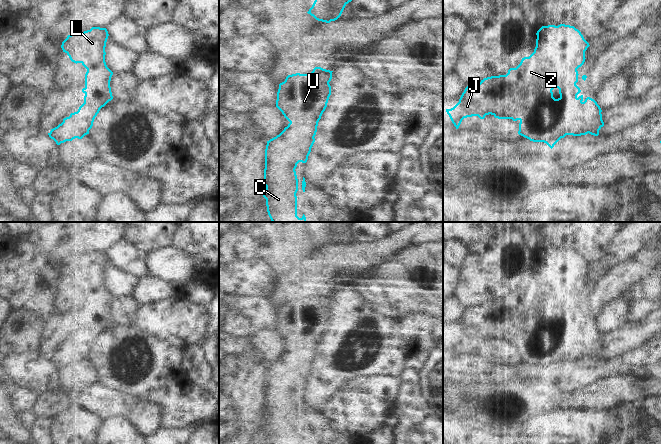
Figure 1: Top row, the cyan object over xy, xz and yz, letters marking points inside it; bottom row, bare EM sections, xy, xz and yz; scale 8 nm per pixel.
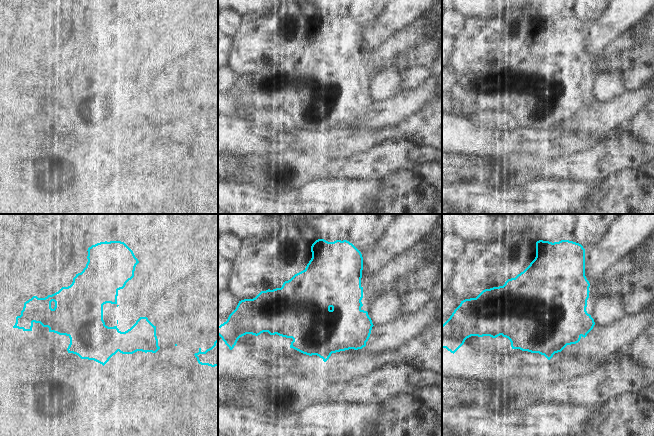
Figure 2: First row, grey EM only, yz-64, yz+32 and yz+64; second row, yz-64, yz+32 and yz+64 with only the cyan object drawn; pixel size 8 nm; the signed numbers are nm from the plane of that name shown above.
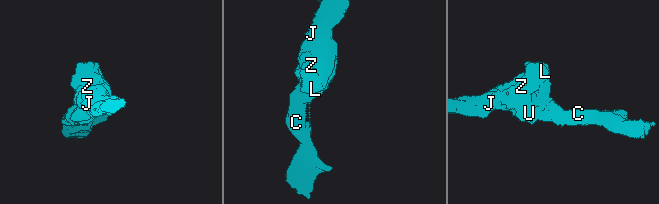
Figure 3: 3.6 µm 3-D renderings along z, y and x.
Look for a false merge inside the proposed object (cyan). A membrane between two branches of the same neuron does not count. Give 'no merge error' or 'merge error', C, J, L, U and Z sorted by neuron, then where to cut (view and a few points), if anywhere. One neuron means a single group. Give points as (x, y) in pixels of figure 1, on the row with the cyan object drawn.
no merge error; groups C J L U Z; cut none

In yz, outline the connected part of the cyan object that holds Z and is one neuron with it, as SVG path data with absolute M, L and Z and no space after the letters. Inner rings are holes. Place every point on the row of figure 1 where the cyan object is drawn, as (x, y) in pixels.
M560 24L558 26L555 26L555 25L542 26L537 31L536 35L537 35L537 39L536 39L536 47L534 49L534 52L529 57L522 58L520 64L516 68L510 68L506 75L487 77L481 80L480 83L472 83L468 85L465 88L464 92L462 93L459 99L459 102L453 108L446 109L446 112L449 115L456 129L459 128L464 118L478 116L480 119L484 119L486 115L491 114L498 119L512 119L513 121L519 120L520 121L519 131L518 131L519 135L533 142L544 142L551 149L561 138L564 138L566 135L581 136L581 135L586 135L588 133L594 136L599 135L599 130L604 126L604 122L602 120L602 114L601 114L602 110L600 106L597 104L597 102L594 99L590 97L587 97L584 100L583 95L579 97L577 96L581 92L580 88L576 85L576 83L578 82L578 75L579 75L577 69L581 67L585 62L585 59L586 59L585 51L590 46L589 43L584 39L583 35L578 29L576 29L574 26L565 25L565 24ZM554 88L559 89L560 97L558 99L555 99L553 97L552 90Z

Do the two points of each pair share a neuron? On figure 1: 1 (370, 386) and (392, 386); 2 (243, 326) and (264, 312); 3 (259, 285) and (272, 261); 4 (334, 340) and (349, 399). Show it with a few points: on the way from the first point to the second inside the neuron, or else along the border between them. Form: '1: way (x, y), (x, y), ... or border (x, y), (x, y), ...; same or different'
1: way (375, 386), (387, 386); same
2: border (231, 307), (235, 306), (246, 317), (253, 330); different
3: border (256, 259), (262, 259), (274, 272); different
4: border (340, 390), (322, 406); different

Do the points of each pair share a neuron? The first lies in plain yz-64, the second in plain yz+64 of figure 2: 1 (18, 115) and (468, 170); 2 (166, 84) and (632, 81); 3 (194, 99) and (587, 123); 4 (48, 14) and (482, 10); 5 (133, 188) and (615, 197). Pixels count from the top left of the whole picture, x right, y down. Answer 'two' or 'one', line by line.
1: two
2: two
3: one
4: two
5: two

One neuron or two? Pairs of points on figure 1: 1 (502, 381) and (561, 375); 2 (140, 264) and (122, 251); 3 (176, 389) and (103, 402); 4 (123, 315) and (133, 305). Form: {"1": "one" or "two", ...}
{"1": "one", "2": "one", "3": "one", "4": "one"}

